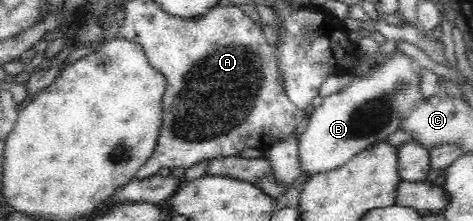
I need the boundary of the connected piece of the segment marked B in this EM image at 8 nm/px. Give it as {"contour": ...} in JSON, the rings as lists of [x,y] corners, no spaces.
{"contour":[[[398,50],[374,67],[366,77],[355,77],[345,88],[335,94],[331,94],[322,99],[322,104],[316,107],[309,115],[309,121],[298,140],[298,159],[302,173],[306,175],[316,175],[318,172],[330,171],[331,168],[342,167],[347,160],[352,159],[358,152],[370,147],[371,144],[378,143],[379,140],[386,139],[392,135],[404,119],[410,115],[414,107],[418,107],[426,98],[420,92],[419,76],[420,67],[414,63],[414,59],[409,58],[404,52]]]}

